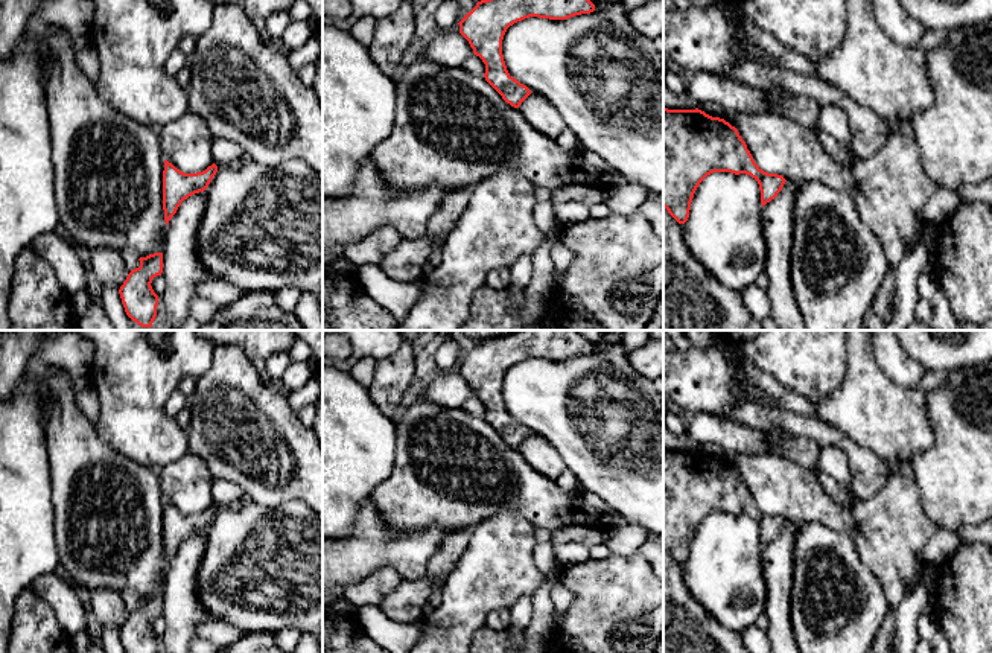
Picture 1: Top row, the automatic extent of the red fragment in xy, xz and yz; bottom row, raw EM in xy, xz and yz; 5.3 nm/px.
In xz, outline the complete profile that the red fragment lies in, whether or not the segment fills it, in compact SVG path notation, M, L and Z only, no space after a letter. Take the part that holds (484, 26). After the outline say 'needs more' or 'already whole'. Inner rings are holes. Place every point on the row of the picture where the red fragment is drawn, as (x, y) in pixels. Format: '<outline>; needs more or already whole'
M481 0L458 23L459 33L485 64L485 81L514 108L533 93L505 65L502 40L510 26L529 17L568 20L590 14L590 0Z; already whole

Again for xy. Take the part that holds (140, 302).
M154 253L146 257L140 257L140 266L131 269L126 280L119 289L126 315L141 327L152 327L157 317L158 295L154 292L151 283L152 279L163 272L163 253Z; already whole

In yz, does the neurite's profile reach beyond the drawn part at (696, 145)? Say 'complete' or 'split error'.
complete

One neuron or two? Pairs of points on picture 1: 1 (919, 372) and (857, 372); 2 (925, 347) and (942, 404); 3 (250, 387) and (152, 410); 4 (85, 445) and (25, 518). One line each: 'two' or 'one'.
1: two
2: two
3: two
4: two

